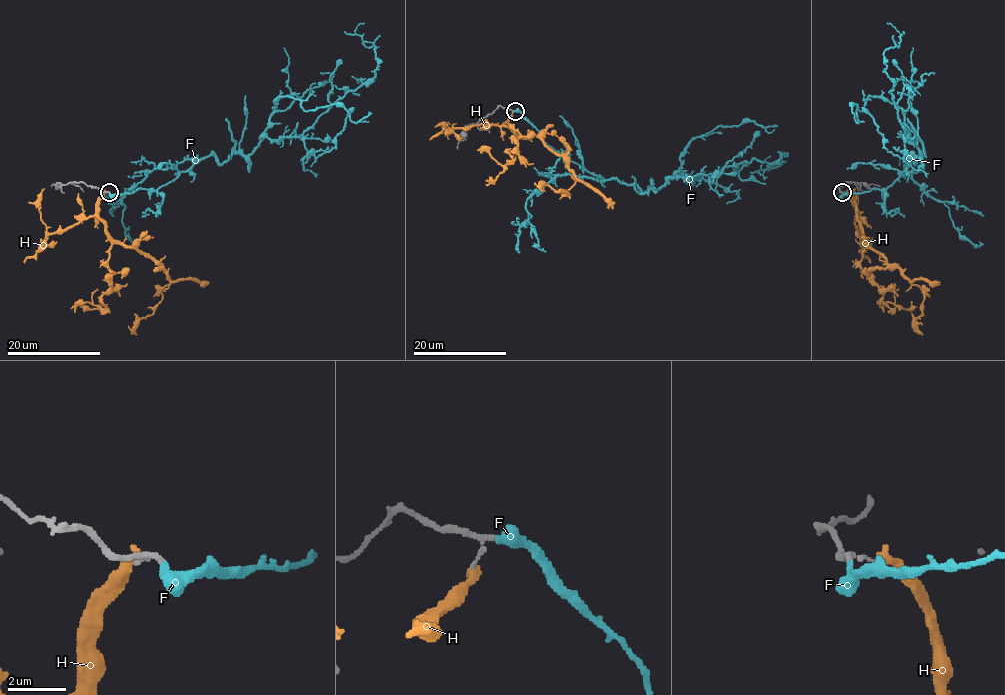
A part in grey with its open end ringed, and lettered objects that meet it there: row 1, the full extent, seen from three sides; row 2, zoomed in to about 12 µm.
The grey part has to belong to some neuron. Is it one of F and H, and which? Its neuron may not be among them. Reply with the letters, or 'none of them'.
F

